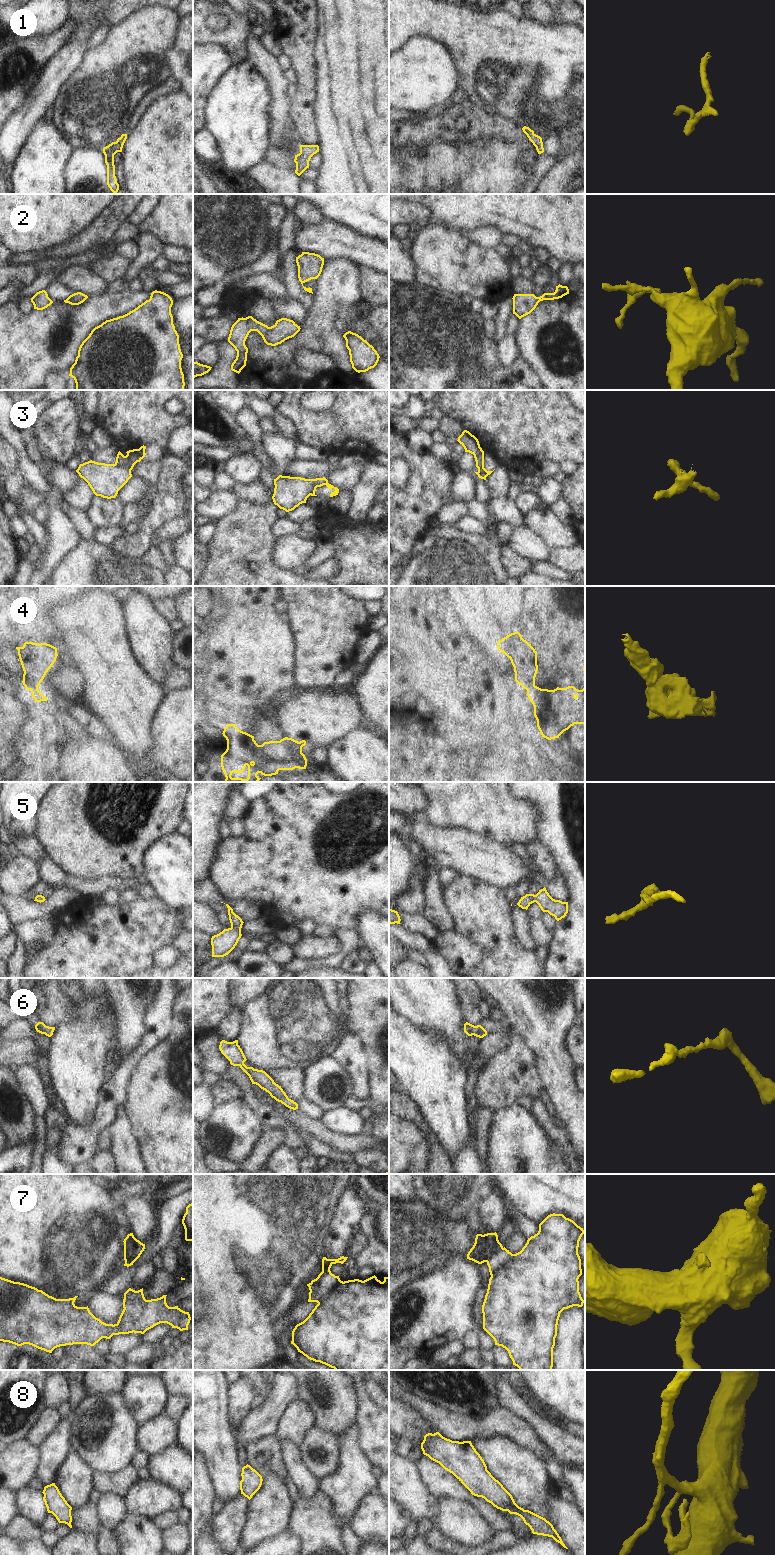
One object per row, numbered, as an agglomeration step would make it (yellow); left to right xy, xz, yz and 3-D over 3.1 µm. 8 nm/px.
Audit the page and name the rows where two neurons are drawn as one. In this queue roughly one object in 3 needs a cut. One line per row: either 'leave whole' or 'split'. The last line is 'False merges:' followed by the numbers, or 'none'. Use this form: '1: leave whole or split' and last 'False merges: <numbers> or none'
1: leave whole
2: leave whole
3: split
4: leave whole
5: leave whole
6: leave whole
7: split
8: leave whole
False merges: 3, 7

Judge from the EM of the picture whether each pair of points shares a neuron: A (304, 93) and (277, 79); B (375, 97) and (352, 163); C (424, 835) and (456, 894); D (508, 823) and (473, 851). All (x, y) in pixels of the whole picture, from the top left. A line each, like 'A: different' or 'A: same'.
A: different
B: same
C: different
D: different

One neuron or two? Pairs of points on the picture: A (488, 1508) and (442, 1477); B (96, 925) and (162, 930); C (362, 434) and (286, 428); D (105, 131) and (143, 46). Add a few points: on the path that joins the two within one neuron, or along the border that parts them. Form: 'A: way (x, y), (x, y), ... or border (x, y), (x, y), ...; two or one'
A: way (477, 1502), (453, 1487); one
B: way (112, 930), (146, 930); one
C: border (279, 412), (293, 423), (297, 436); two
D: way (105, 110), (105, 87), (123, 67); one

